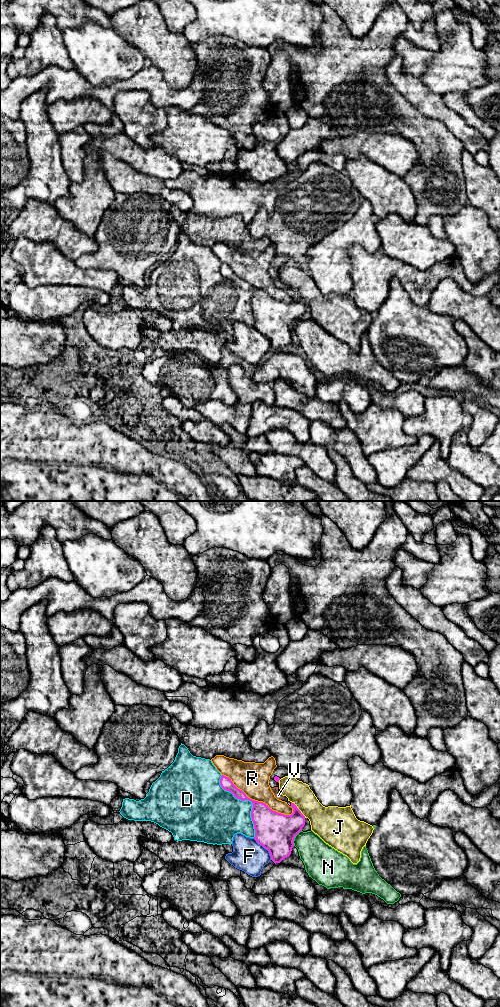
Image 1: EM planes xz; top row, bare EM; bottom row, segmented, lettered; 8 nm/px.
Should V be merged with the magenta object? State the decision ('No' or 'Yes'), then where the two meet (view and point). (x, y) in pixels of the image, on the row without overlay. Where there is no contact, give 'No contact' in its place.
Yes. Touches magenta at xz (277, 277)

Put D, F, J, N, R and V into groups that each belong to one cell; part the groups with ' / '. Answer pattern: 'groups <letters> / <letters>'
groups D / F / J / N / R / V

